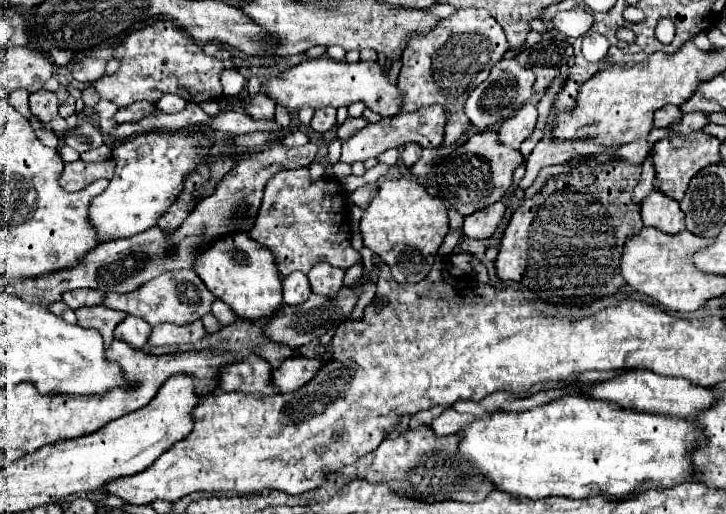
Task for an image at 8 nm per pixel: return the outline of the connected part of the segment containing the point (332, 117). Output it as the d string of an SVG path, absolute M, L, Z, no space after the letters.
M322 108L314 112L314 118L310 122L310 128L316 132L328 132L336 126L336 110L334 108Z

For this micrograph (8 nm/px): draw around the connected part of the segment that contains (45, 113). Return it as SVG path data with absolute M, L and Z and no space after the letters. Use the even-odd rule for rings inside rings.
M38 90L34 94L30 94L30 112L32 116L36 116L38 120L46 122L52 120L54 116L58 116L58 100L54 92L48 90Z

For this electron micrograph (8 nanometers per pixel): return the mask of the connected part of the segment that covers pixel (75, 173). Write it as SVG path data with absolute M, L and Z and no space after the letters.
M108 158L104 162L76 160L70 164L64 164L58 180L66 192L78 192L98 178L110 180L112 174L114 174L114 160L112 158Z

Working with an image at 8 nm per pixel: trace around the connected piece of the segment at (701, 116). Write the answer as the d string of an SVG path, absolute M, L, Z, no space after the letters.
M692 112L692 114L684 114L682 122L672 126L672 132L680 132L680 134L690 134L694 130L702 130L706 124L710 124L708 116L704 112Z

